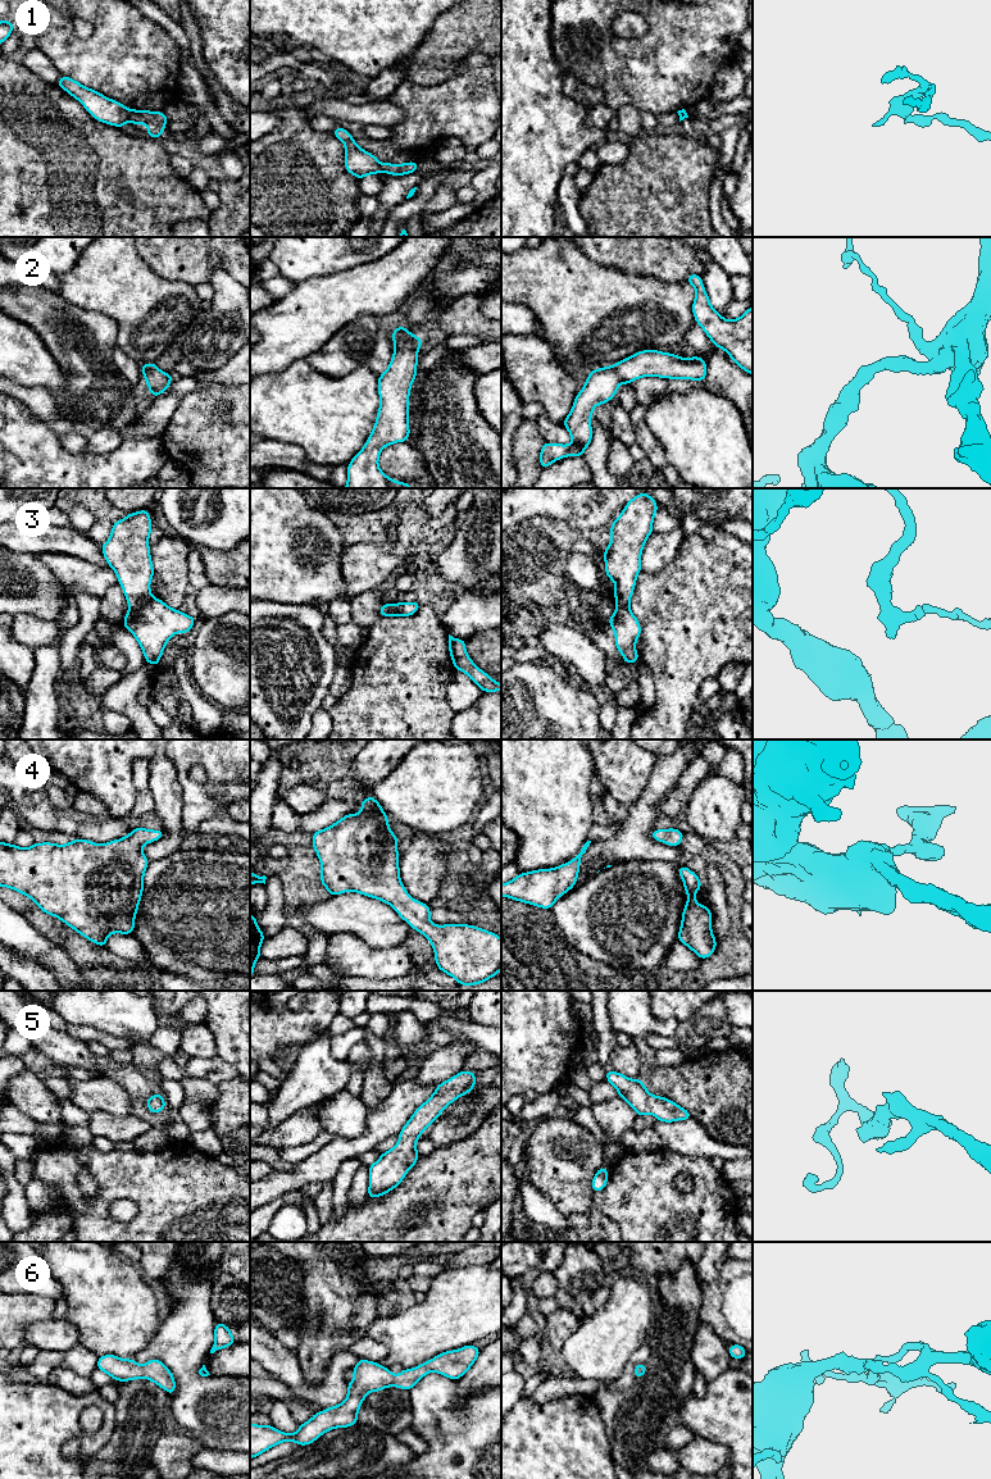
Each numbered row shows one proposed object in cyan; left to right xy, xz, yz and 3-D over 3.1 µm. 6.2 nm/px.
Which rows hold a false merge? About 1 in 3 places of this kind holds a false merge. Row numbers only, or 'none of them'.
1, 3

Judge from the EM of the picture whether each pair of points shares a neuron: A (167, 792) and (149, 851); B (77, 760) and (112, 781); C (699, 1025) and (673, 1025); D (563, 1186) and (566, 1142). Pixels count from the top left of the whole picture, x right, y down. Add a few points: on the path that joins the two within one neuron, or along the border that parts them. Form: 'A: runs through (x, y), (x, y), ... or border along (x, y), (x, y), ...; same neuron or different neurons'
A: runs through (168, 809), (172, 836), (166, 842); same neuron
B: runs through (86, 760), (94, 763), (103, 772); same neuron
C: border along (680, 1023), (674, 1034); different neurons
D: runs through (563, 1175), (563, 1152); same neuron

